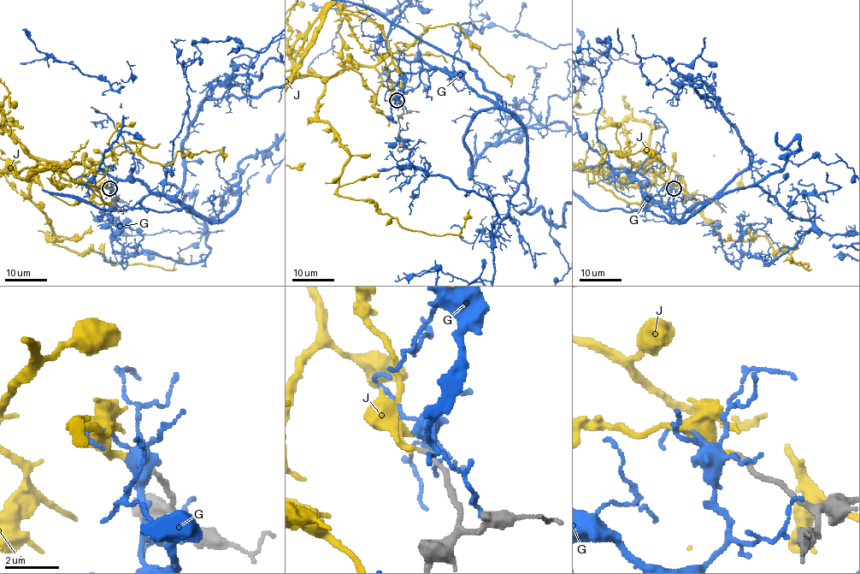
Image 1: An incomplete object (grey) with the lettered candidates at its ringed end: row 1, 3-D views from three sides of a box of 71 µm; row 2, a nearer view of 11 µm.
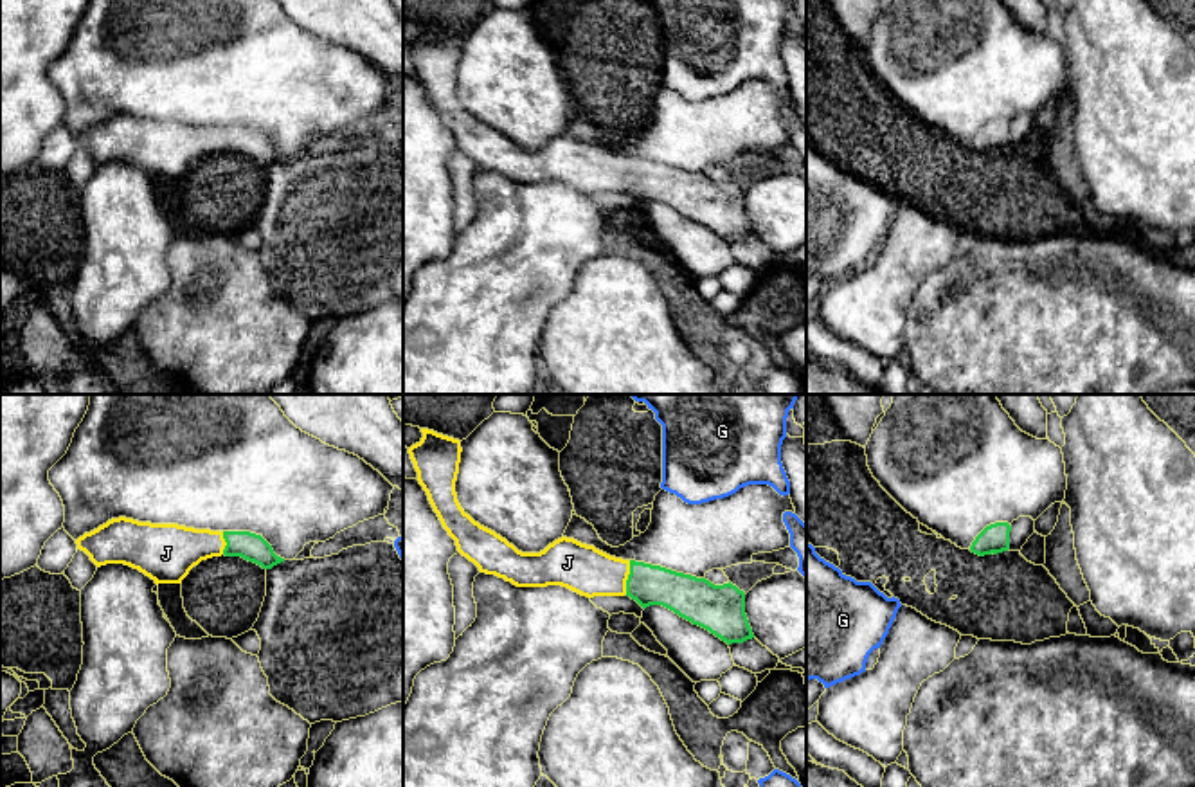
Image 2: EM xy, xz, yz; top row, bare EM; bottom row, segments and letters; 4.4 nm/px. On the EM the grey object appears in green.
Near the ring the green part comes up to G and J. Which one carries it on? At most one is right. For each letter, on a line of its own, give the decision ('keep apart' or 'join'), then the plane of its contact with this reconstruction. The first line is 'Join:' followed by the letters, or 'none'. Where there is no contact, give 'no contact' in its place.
Join: J
G: keep apart | no contact
J: join | xz

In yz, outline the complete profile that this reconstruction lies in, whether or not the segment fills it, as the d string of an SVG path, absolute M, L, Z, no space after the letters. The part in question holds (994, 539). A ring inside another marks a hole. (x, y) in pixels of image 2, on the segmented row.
M1008 522L990 524L975 537L975 540L970 546L970 551L979 556L1008 551L1010 531L1011 531L1011 526Z

